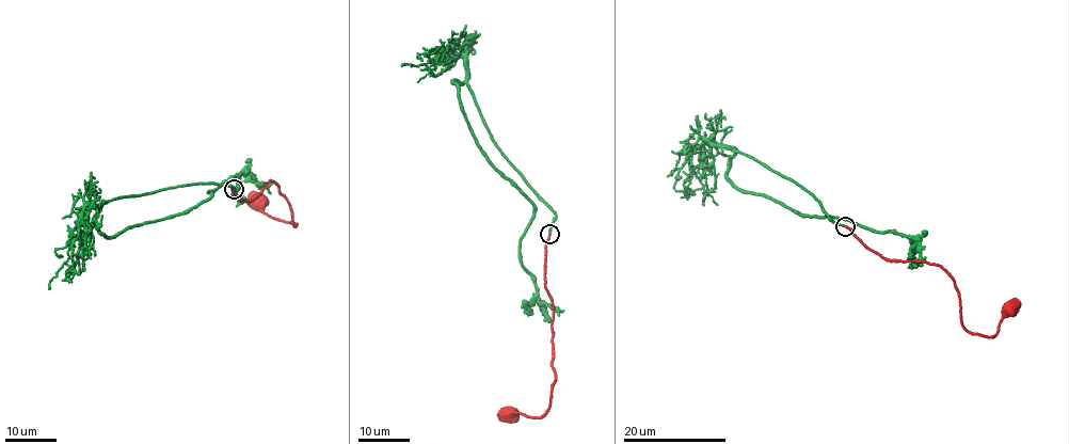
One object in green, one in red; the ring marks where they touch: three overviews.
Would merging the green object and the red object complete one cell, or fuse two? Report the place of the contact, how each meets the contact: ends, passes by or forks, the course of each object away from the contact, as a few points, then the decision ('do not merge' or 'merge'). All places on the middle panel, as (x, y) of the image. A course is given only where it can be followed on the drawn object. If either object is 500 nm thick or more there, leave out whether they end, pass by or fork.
(549, 234) | green ends | red ends | green via (549, 234), (555, 215), (456, 81), (481, 152), (533, 204), (523, 268), (558, 316) | red via (549, 234), (549, 408), (539, 417), (507, 413) | merge

